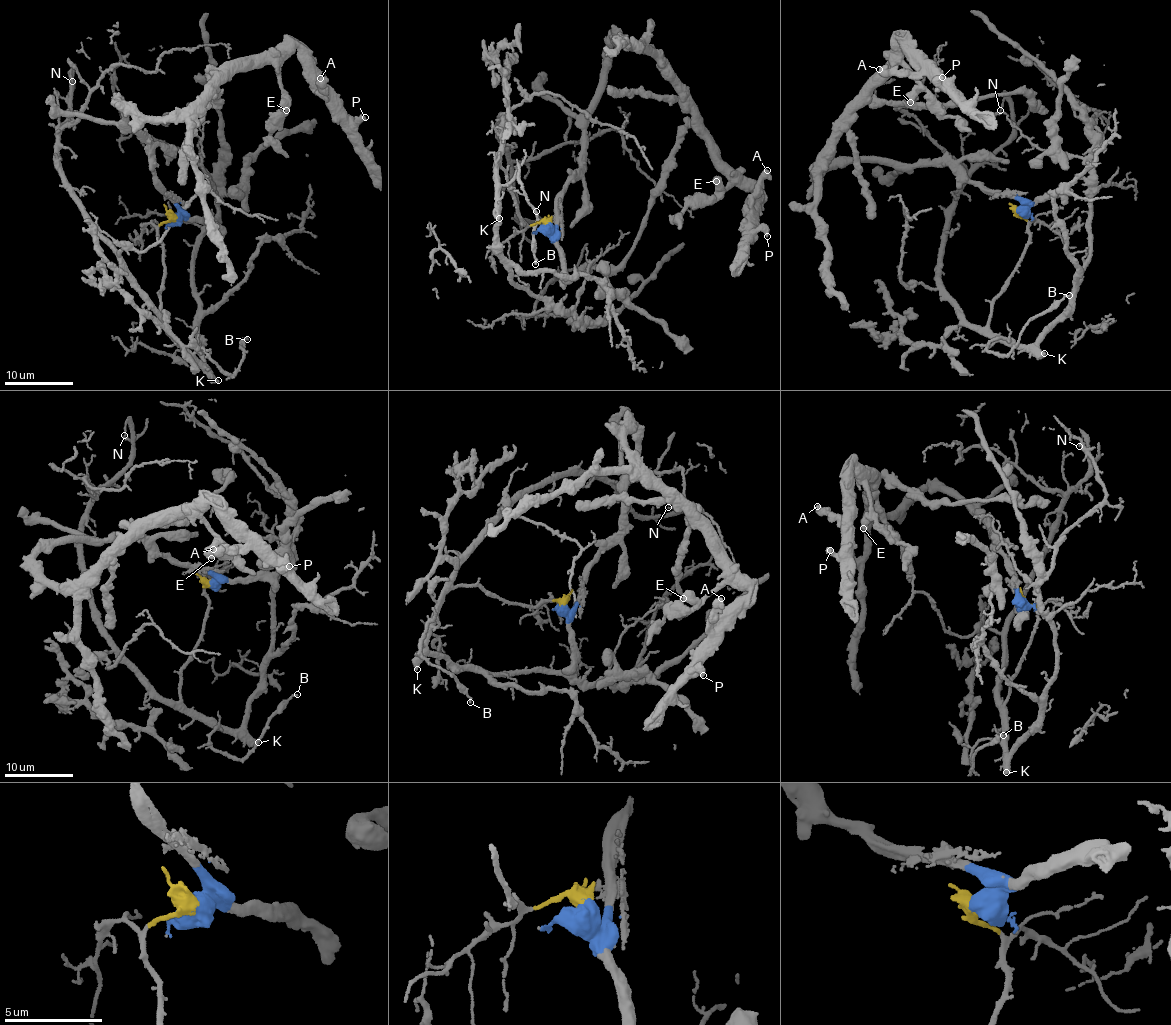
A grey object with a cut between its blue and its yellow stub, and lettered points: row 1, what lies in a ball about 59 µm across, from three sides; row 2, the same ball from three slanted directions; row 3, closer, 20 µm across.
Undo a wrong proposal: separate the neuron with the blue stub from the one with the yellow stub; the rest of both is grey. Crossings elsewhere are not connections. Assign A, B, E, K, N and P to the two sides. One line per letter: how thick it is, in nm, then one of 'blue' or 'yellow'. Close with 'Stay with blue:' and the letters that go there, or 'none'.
A: 650 nm | blue
B: 130 nm | yellow
E: 700 nm | blue
K: 500 nm | yellow
N: 120 nm | yellow
P: 440 nm | blue
Stay with blue: A, E, P

